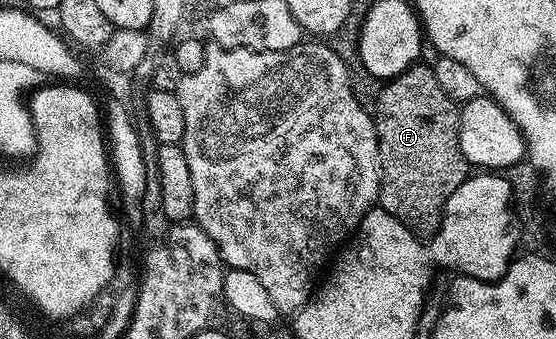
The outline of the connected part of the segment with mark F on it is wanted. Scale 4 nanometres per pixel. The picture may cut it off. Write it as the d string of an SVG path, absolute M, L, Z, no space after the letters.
M416 63L398 77L392 77L375 101L373 116L379 140L379 199L378 208L393 215L409 232L420 239L430 239L439 232L445 203L469 176L469 166L459 142L460 106L437 83L430 64Z

